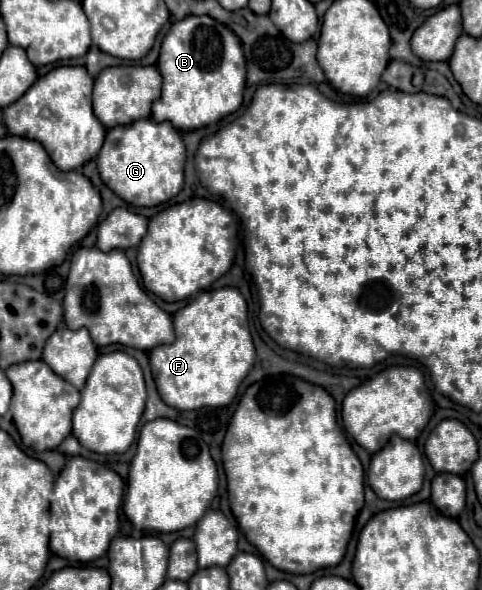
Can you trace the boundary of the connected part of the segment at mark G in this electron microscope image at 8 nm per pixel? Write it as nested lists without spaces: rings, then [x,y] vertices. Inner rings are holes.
[[[149,118],[107,130],[105,144],[97,156],[97,168],[107,188],[127,204],[141,208],[157,206],[177,196],[183,188],[183,166],[185,144],[181,134],[171,124]]]

